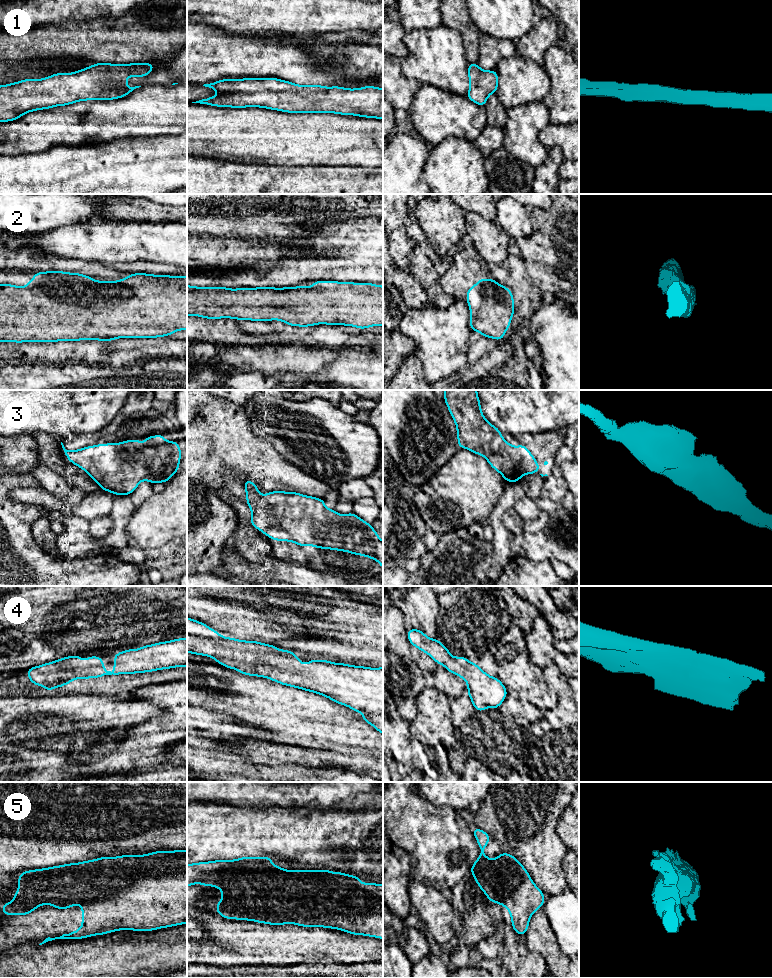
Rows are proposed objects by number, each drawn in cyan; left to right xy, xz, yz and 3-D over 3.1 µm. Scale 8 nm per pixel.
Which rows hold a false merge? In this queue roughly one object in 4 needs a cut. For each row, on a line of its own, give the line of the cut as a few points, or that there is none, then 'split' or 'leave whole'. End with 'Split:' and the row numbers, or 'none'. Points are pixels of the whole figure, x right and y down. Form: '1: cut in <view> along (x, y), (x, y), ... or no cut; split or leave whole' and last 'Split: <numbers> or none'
1: no cut; leave whole
2: no cut; leave whole
3: no cut; leave whole
4: no cut; leave whole
5: no cut; leave whole
Split: none

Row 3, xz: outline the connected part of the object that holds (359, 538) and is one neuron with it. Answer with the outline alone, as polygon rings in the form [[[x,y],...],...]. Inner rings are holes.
[[[249,479],[244,481],[247,505],[252,511],[250,524],[269,539],[294,542],[298,546],[311,545],[366,556],[376,560],[383,569],[383,541],[370,523],[353,512],[338,514],[325,507],[325,500],[296,492],[272,491],[266,495],[258,492],[258,486]]]

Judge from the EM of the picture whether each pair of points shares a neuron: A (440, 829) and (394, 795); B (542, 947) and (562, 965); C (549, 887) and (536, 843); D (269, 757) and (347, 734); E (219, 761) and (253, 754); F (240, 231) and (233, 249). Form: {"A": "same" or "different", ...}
{"A": "same", "B": "same", "C": "same", "D": "different", "E": "different", "F": "different"}

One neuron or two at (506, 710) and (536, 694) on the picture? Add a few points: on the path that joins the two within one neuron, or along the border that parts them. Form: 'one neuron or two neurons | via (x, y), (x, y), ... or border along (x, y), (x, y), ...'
two neurons | border along (508, 691), (515, 691), (542, 711)

